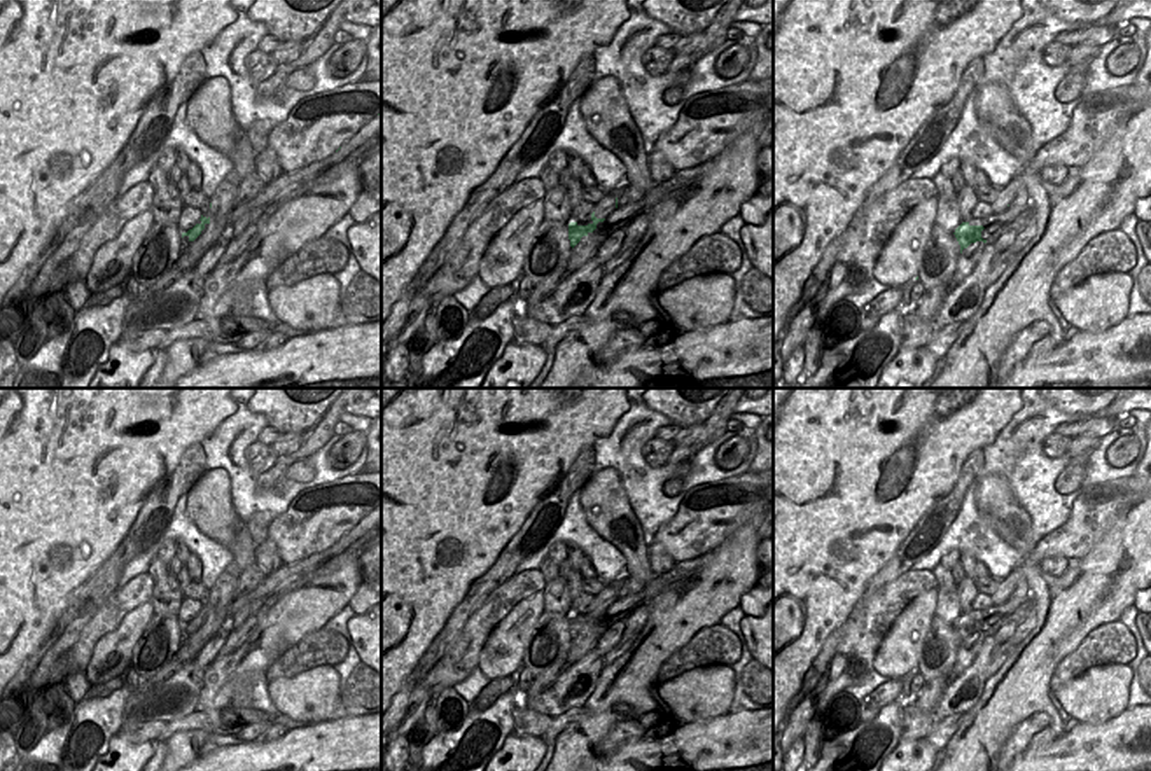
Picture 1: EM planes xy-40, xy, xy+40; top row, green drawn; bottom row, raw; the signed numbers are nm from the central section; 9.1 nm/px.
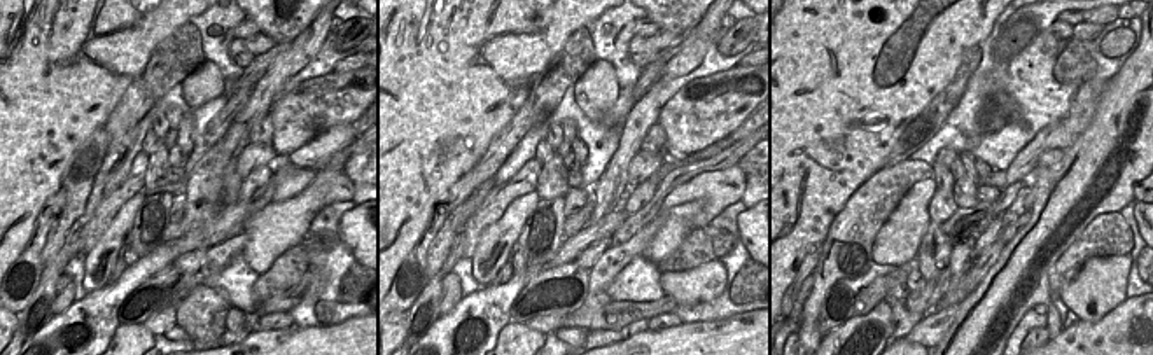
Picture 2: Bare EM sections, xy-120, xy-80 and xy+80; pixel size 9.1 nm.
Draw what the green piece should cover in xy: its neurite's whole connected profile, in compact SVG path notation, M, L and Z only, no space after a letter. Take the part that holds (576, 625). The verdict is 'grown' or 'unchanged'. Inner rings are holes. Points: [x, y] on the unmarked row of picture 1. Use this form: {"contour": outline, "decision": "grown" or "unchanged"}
{"contour": "M607 584L602 593L596 594L595 603L591 605L591 615L579 617L577 614L569 615L569 631L574 640L582 628L588 628L596 621L598 614L603 614L617 600L617 589L614 584Z", "decision": "grown"}

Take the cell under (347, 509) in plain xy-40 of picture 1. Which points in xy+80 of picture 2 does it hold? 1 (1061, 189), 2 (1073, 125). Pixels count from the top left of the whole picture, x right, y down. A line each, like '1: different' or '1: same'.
1: different
2: same

